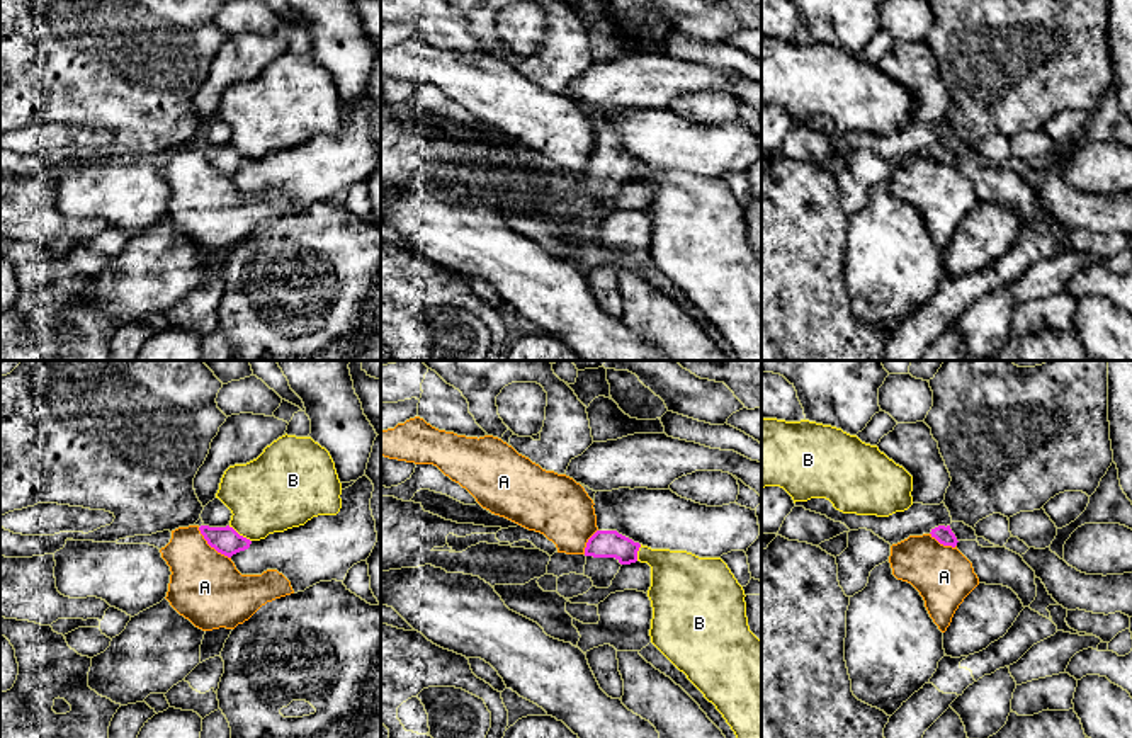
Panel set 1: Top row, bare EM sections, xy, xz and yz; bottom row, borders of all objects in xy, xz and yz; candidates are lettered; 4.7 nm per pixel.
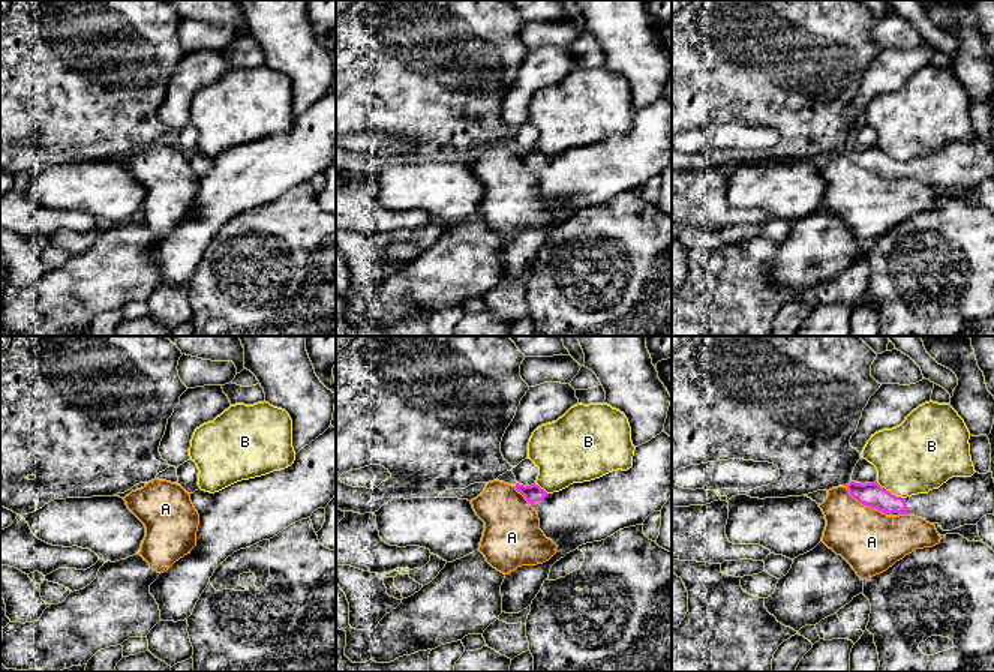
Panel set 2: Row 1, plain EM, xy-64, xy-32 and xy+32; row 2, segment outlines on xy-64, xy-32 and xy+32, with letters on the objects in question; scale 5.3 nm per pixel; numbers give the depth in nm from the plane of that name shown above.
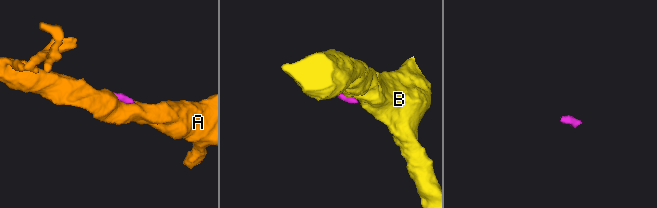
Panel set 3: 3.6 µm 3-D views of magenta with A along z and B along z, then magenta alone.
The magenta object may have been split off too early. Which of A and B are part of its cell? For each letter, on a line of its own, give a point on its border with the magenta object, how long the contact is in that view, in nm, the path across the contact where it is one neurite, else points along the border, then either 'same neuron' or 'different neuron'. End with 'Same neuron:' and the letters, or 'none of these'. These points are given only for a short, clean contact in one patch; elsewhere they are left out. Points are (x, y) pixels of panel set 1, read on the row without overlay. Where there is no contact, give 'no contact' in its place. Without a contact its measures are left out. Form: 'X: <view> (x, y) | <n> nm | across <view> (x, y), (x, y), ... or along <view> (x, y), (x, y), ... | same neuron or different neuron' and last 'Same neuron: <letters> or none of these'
A: xy (211, 165) | 220 nm | along xy (198, 147), (211, 165), (230, 177) | different neuron
B: xy (238, 153) | 130 nm | along xy (228, 145), (250, 160) | different neuron
Same neuron: none of these

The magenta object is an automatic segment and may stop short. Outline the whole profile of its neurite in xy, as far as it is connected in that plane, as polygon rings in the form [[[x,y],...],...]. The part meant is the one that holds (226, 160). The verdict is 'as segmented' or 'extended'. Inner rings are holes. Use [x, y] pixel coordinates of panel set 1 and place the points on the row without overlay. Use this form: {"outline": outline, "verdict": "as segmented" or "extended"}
{"outline": [[[362,95],[342,109],[342,128],[337,134],[318,134],[304,145],[260,160],[250,160],[229,145],[201,145],[199,150],[241,194],[277,189],[297,213],[320,201],[343,201],[354,184],[367,180],[377,162],[372,111],[372,100]]], "verdict": "extended"}

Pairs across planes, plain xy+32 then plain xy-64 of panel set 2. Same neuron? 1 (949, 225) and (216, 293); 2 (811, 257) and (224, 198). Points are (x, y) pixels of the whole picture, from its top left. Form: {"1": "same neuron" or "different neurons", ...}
{"1": "same neuron", "2": "different neurons"}

